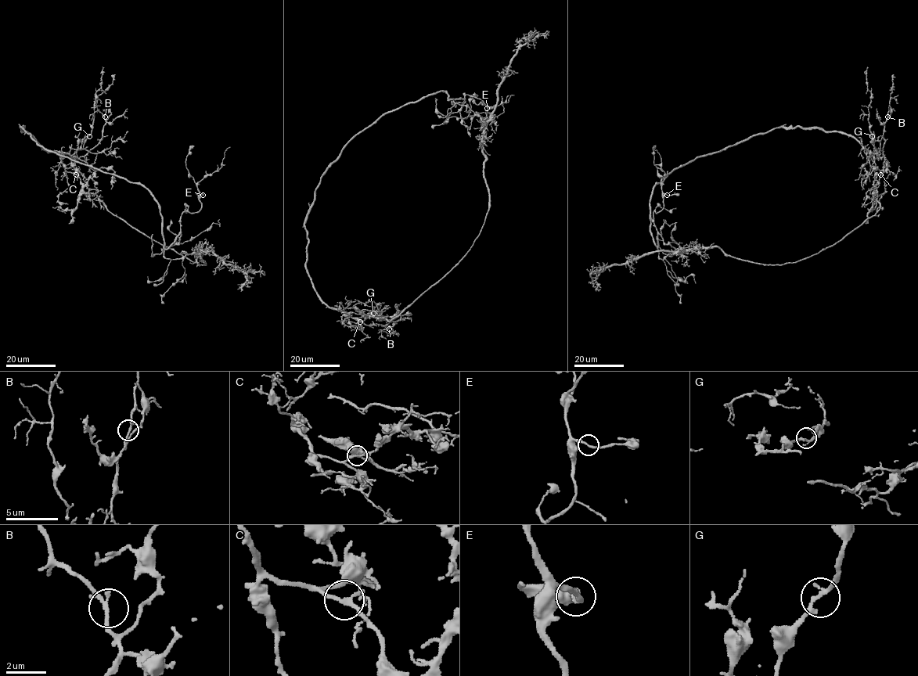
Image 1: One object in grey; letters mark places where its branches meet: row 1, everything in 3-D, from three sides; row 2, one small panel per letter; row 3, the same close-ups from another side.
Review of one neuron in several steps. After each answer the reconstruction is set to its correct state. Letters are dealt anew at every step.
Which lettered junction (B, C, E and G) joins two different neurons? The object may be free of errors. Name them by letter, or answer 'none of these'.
C

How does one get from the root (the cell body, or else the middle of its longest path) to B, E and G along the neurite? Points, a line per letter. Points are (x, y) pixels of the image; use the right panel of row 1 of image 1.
B: (712, 152), (719, 152), (776, 127), (801, 127), (850, 134), (868, 151), (882, 157), (884, 124), (887, 116)
E: (712, 152), (676, 167), (653, 189), (650, 234), (657, 249), (653, 211), (662, 209), (663, 195), (667, 195)
G: (712, 152), (719, 152), (776, 127), (801, 127), (850, 134), (868, 151), (876, 155), (872, 136)

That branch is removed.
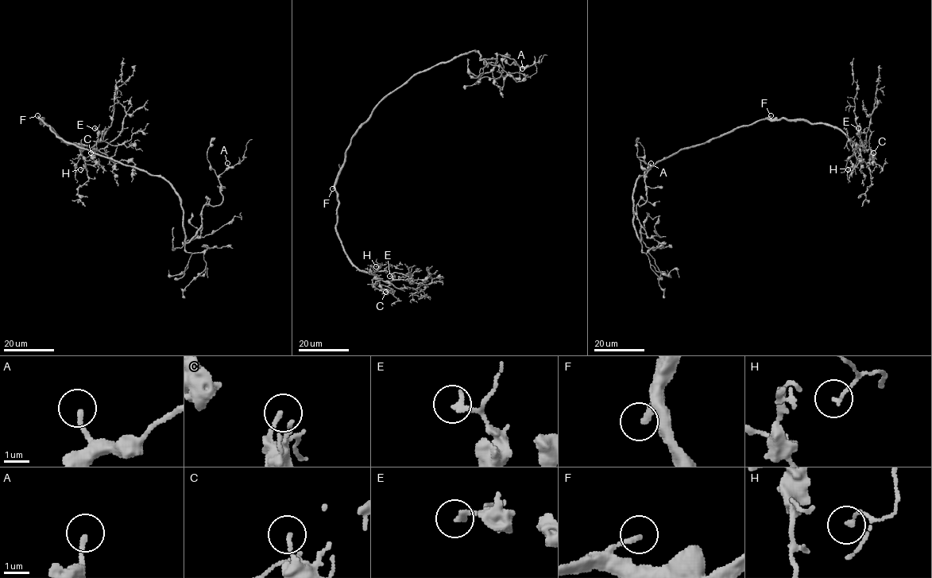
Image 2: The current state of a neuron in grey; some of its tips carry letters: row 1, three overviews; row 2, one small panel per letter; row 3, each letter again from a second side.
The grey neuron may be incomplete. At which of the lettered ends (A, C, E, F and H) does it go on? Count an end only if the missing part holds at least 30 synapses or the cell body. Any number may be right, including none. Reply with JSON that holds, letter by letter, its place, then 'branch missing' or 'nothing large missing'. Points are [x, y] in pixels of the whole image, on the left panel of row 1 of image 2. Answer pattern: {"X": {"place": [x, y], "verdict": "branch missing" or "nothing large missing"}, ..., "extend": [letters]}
{"A": {"place": [227, 163], "verdict": "nothing large missing"}, "C": {"place": [90, 153], "verdict": "nothing large missing"}, "E": {"place": [94, 128], "verdict": "nothing large missing"}, "F": {"place": [37, 115], "verdict": "branch missing"}, "H": {"place": [80, 169], "verdict": "nothing large missing"}, "extend": ["F"]}

